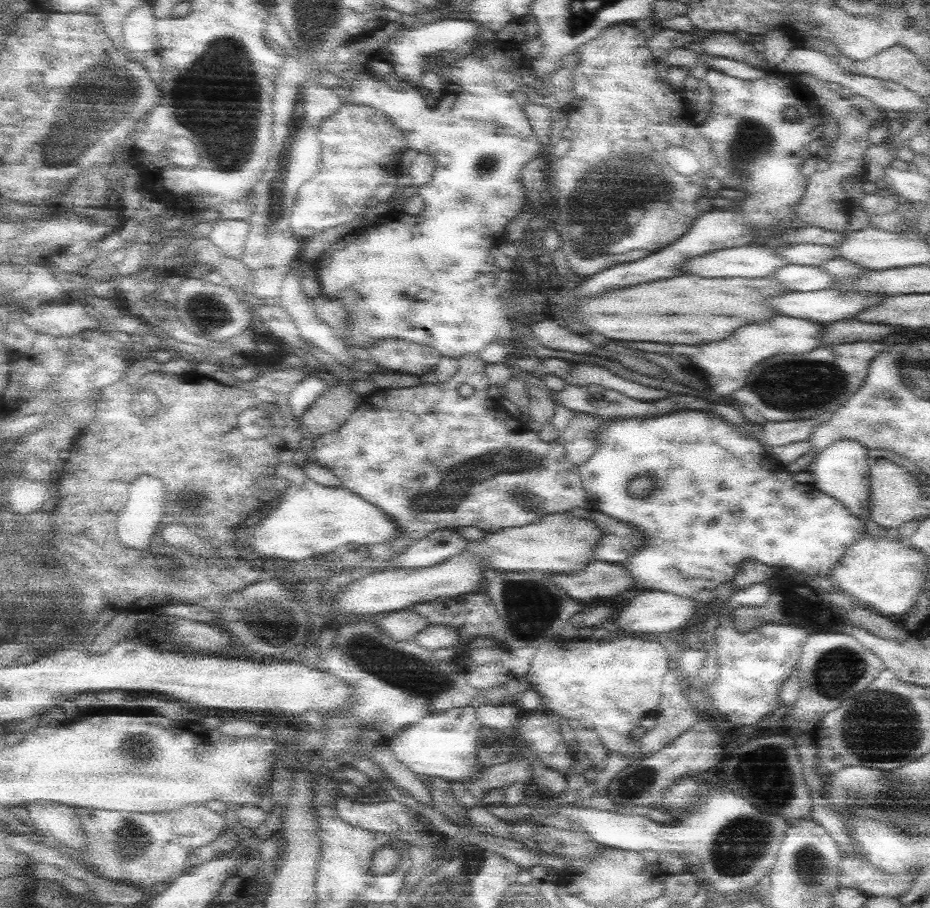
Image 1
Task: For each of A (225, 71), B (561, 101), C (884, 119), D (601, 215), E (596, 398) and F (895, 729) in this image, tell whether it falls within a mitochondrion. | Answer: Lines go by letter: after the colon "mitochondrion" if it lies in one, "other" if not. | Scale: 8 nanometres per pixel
A: mitochondrion
B: other
C: other
D: mitochondrion
E: other
F: mitochondrion

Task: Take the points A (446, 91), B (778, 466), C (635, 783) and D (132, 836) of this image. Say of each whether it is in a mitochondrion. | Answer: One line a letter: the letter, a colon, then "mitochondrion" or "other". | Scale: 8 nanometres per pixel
A: other
B: other
C: mitochondrion
D: mitochondrion

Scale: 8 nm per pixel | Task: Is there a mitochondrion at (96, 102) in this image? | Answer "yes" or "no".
yes

